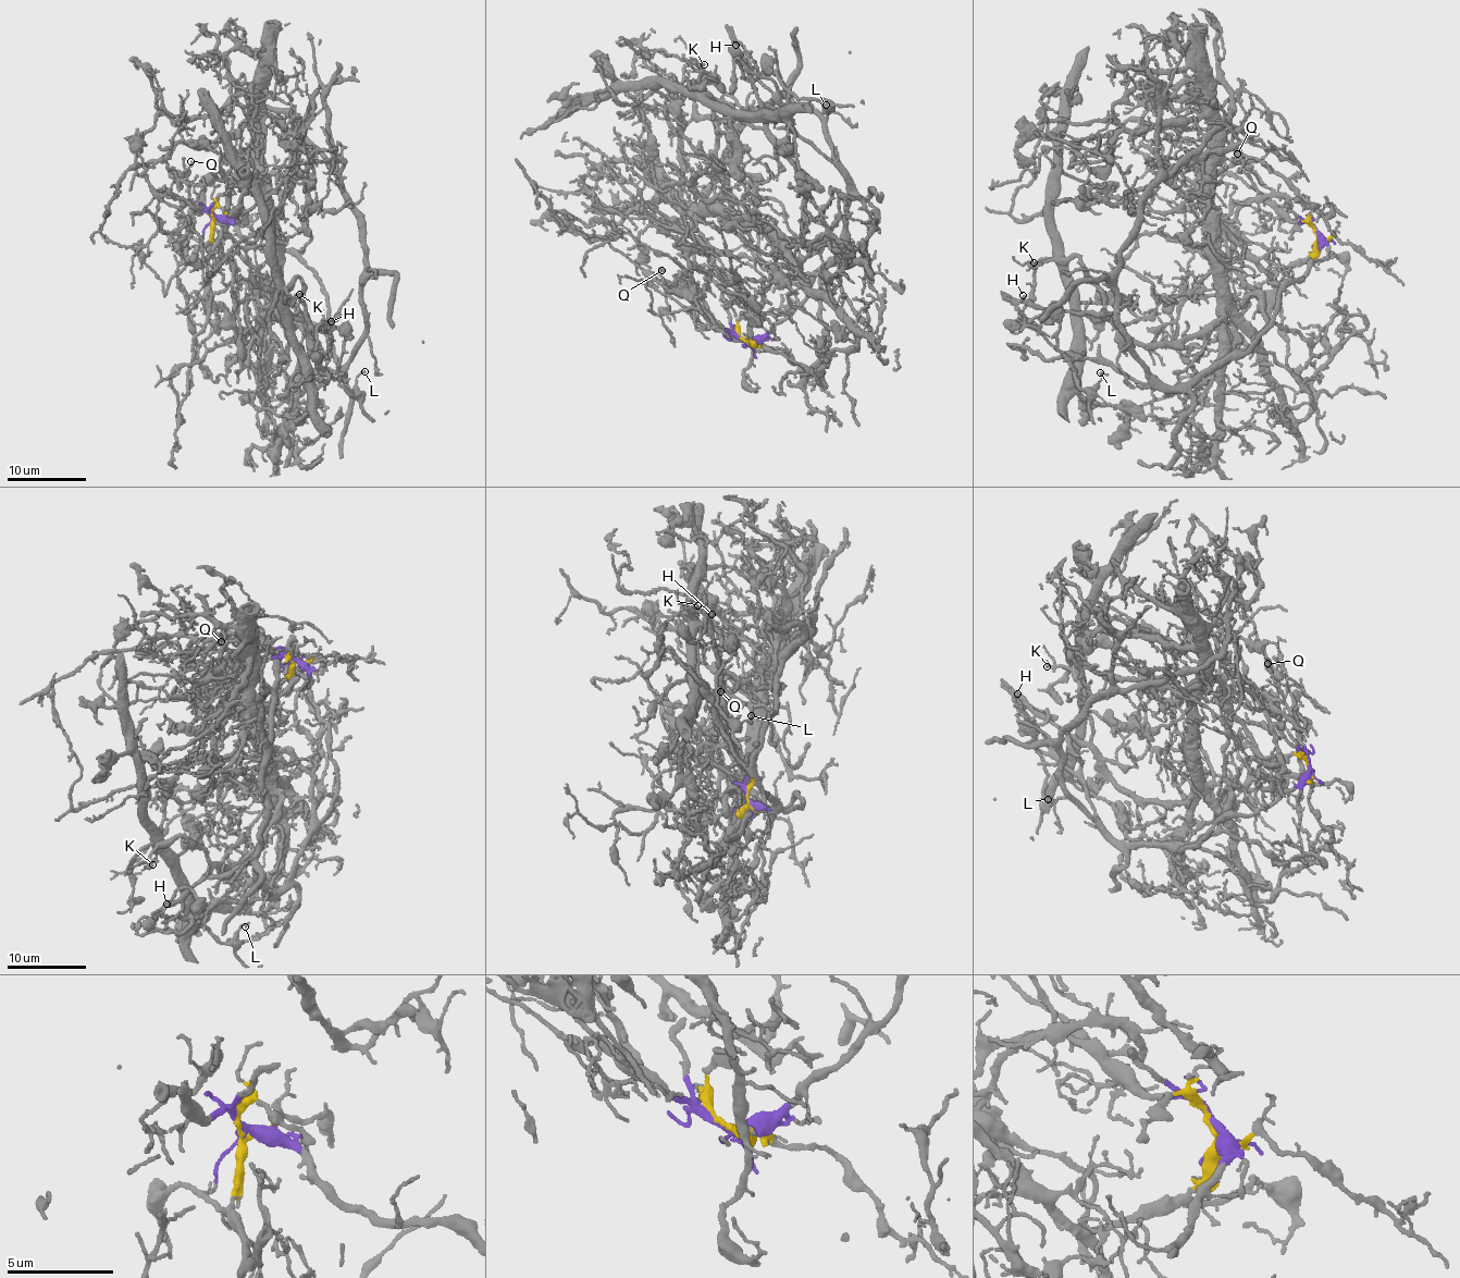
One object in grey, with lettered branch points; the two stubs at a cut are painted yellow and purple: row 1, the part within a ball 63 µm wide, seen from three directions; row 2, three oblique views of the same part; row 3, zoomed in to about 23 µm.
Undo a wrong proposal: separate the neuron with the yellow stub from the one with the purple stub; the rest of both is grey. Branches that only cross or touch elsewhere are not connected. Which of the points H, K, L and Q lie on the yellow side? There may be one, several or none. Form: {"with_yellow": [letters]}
{"with_yellow": ["K"]}

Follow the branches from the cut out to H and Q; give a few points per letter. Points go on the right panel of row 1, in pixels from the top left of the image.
H: (1318, 233), (1258, 342), (1177, 385), (1067, 357), (1025, 324), (1024, 295)
Q: (1318, 233), (1306, 222), (1290, 220), (1261, 196), (1248, 170), (1235, 158), (1238, 154)

